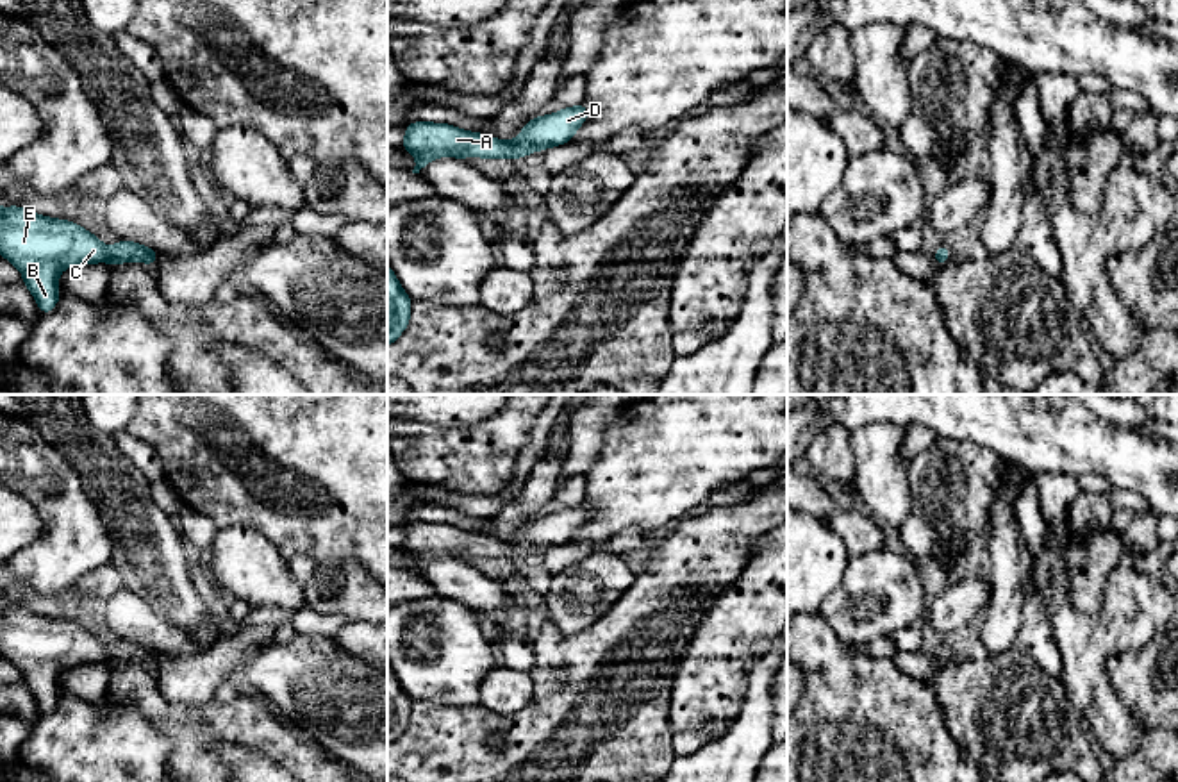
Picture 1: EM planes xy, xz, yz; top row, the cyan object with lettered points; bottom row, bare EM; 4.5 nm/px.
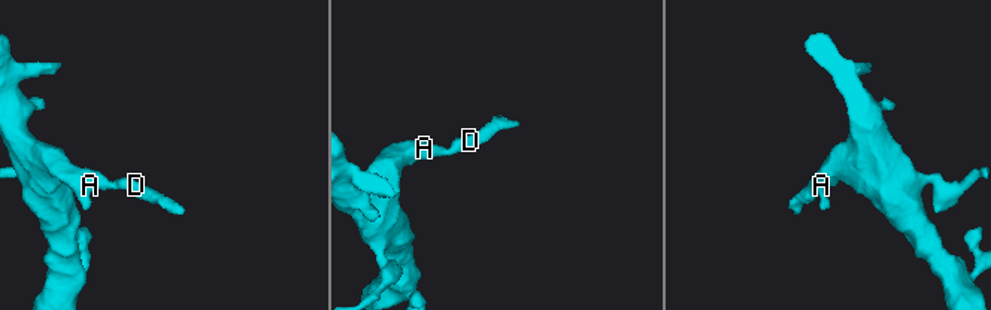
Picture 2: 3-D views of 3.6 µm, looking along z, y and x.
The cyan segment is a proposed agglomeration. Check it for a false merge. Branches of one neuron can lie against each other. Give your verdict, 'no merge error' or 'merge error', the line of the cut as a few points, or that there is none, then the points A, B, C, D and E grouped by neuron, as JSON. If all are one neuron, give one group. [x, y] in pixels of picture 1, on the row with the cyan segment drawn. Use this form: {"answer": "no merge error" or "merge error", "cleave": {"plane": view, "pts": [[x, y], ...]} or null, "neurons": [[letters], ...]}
{"answer": "no merge error", "cleave": null, "neurons": [["A", "B", "C", "D", "E"]]}

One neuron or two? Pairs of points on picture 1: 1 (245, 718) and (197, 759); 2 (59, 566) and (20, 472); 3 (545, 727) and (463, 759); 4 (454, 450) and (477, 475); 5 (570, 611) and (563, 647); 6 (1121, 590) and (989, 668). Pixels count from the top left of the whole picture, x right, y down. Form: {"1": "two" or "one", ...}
{"1": "one", "2": "one", "3": "one", "4": "one", "5": "two", "6": "two"}

